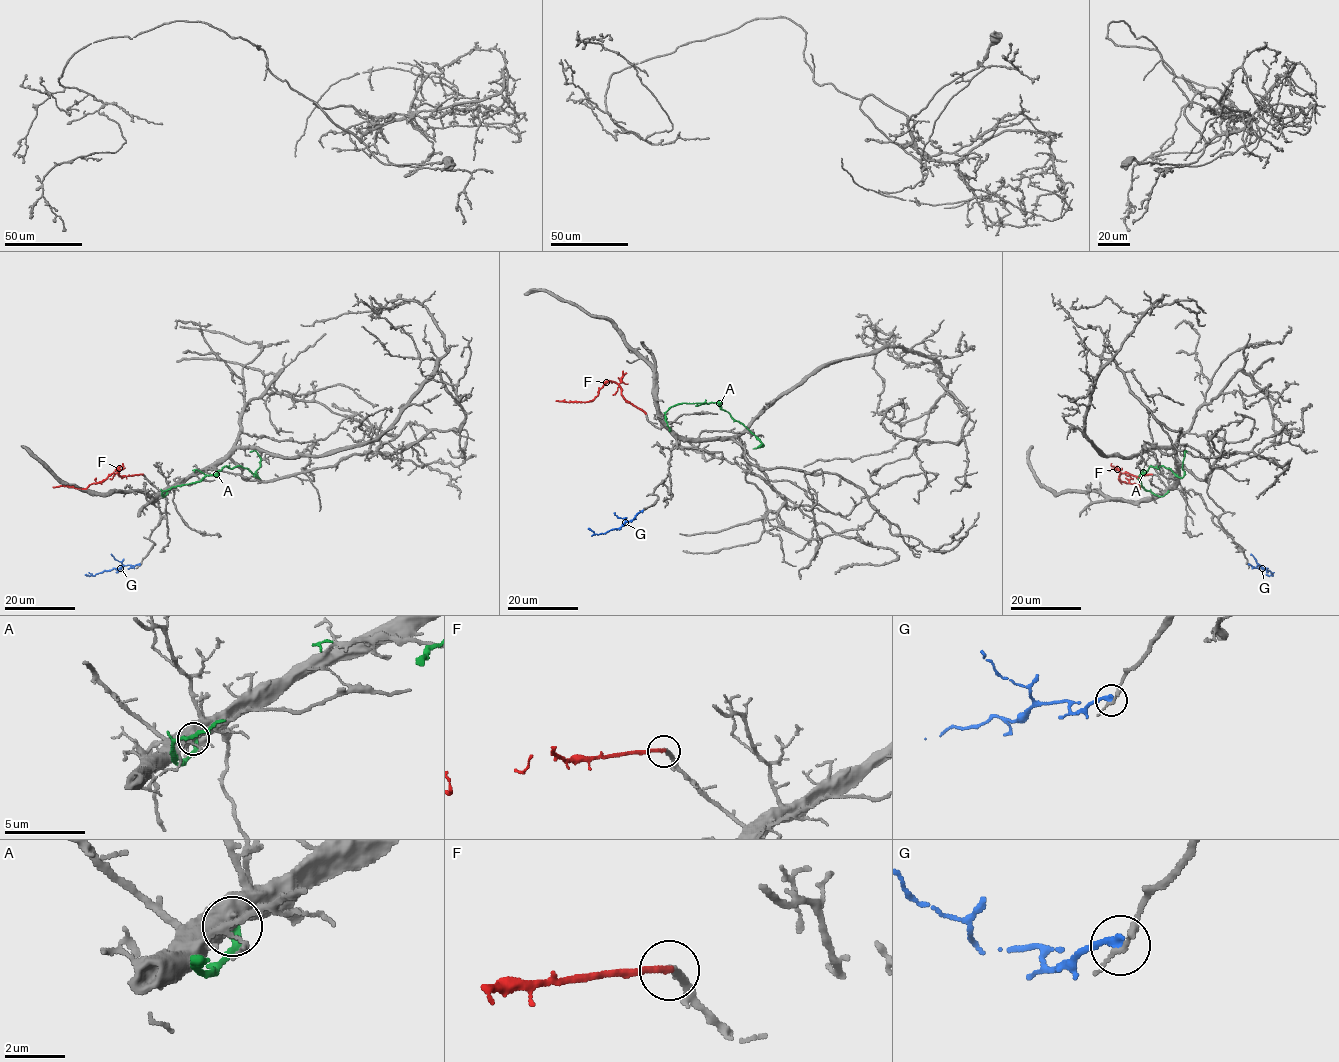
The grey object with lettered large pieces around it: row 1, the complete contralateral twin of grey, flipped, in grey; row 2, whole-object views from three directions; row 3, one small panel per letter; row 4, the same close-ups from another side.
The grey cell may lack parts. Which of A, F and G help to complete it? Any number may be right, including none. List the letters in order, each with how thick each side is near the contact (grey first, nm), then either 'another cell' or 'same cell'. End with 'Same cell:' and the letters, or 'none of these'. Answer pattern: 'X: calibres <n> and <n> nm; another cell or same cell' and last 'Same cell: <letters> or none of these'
A: calibres 480 and 320 nm; another cell
F: calibres 200 and 240 nm; same cell
G: calibres 190 and 280 nm; another cell
Same cell: F

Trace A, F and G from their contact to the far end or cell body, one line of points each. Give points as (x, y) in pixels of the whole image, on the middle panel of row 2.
A: (669, 430), (665, 413), (672, 406), (717, 403), (761, 443), (759, 446), (763, 444), (752, 449)
F: (645, 413), (630, 404), (613, 381), (604, 384), (588, 402), (556, 400)
G: (643, 511), (618, 528), (604, 533), (595, 534), (588, 528)

